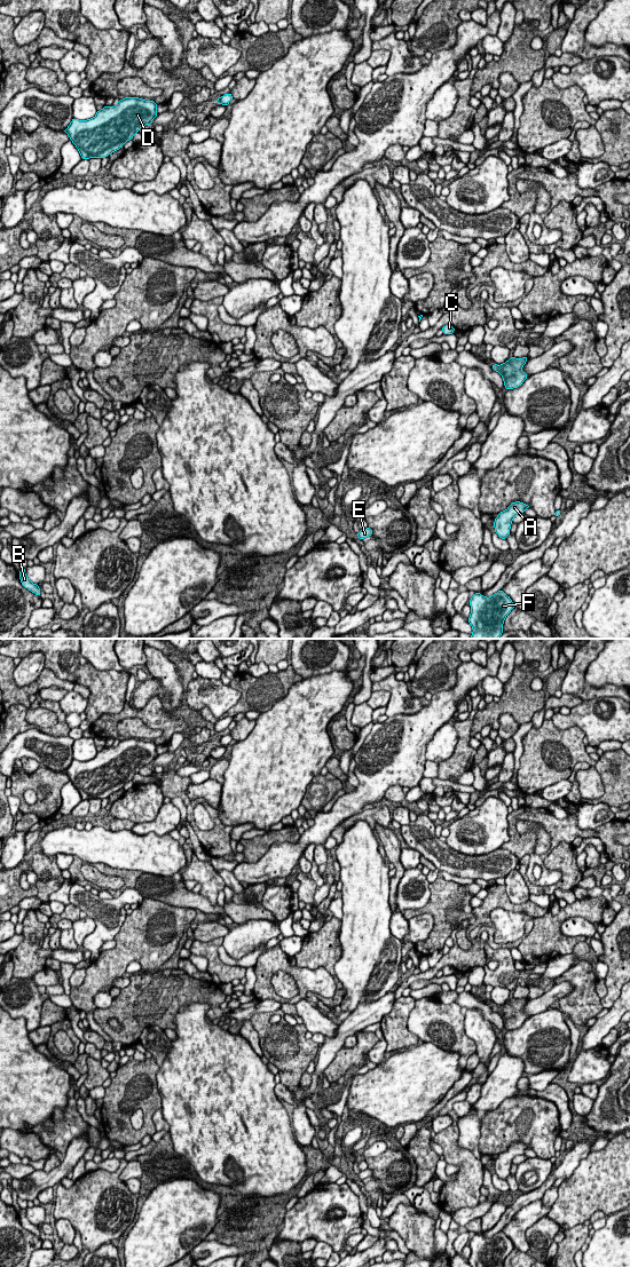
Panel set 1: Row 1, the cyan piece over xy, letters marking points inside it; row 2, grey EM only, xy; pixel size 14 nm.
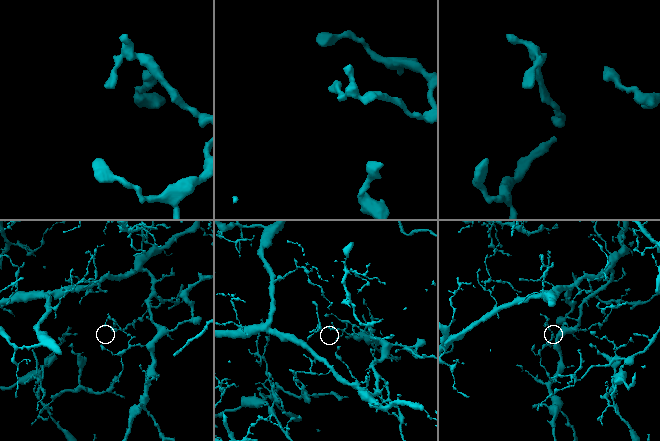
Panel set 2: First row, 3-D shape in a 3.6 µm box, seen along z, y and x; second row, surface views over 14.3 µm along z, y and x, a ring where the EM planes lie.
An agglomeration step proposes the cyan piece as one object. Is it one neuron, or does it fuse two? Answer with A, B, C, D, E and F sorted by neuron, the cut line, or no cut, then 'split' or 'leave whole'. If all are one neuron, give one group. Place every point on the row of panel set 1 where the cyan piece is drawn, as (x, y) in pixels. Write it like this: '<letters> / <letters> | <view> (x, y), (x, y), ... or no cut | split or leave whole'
A B C D E F | no cut | leave whole

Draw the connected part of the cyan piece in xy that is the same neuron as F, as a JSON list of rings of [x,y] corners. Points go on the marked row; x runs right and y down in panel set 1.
[[[503,589],[490,597],[475,593],[471,600],[471,615],[467,621],[473,628],[470,639],[498,639],[503,633],[505,617],[514,608]]]

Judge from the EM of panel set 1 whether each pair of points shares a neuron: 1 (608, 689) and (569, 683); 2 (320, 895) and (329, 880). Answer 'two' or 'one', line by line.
1: one
2: one

